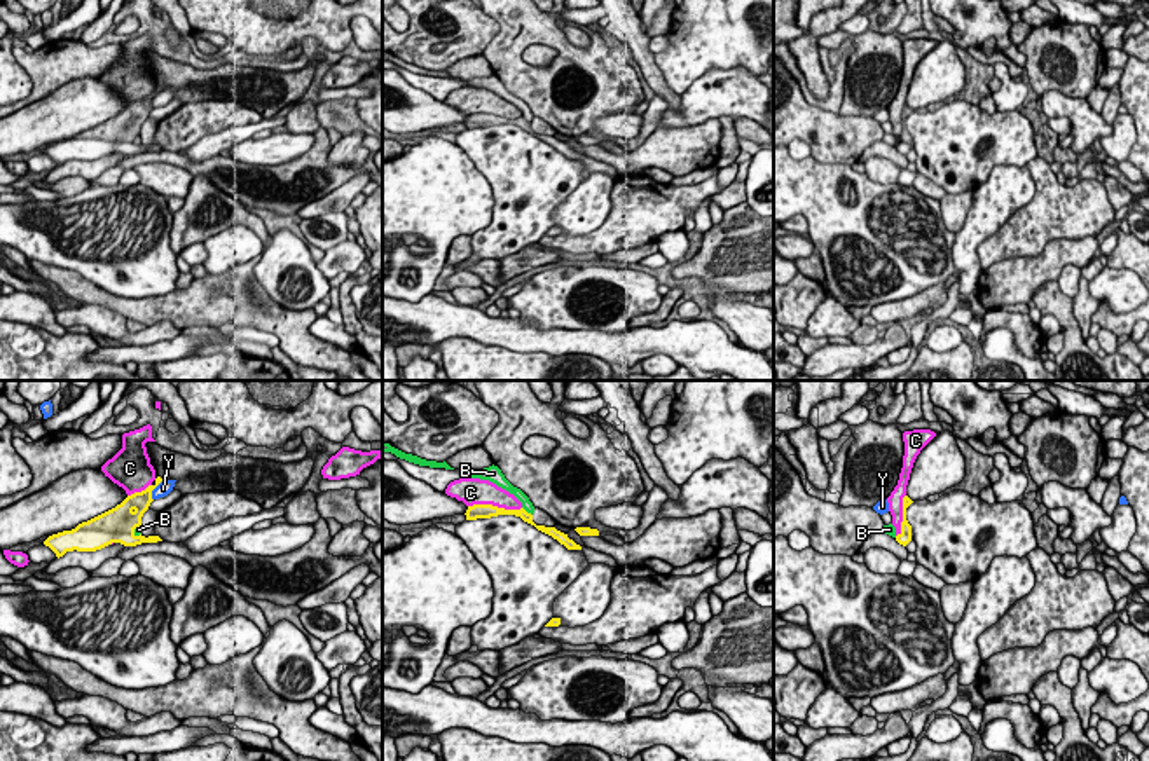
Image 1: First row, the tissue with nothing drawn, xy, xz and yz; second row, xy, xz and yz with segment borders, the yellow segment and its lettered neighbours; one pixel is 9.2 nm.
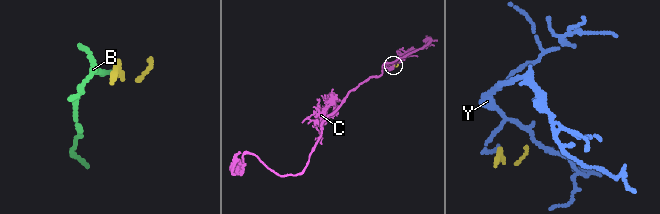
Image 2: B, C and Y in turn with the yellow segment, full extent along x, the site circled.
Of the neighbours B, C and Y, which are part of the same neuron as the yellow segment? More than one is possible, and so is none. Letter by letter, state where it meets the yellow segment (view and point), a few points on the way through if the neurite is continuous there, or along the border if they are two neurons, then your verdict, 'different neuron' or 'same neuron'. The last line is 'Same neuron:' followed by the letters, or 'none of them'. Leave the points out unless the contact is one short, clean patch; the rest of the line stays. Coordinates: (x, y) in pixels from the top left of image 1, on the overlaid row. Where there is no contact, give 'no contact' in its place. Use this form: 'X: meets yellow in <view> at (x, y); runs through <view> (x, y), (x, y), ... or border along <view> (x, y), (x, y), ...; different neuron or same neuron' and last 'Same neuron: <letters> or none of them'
B: meets yellow in xz at (526, 512); runs through xz (522, 514), (526, 512), (526, 501), (517, 493); same neuron
C: meets yellow in xz at (495, 507); different neuron
Y: meets yellow in xy at (152, 489); border along xy (161, 480), (152, 491), (152, 500); different neuron
Same neuron: B

